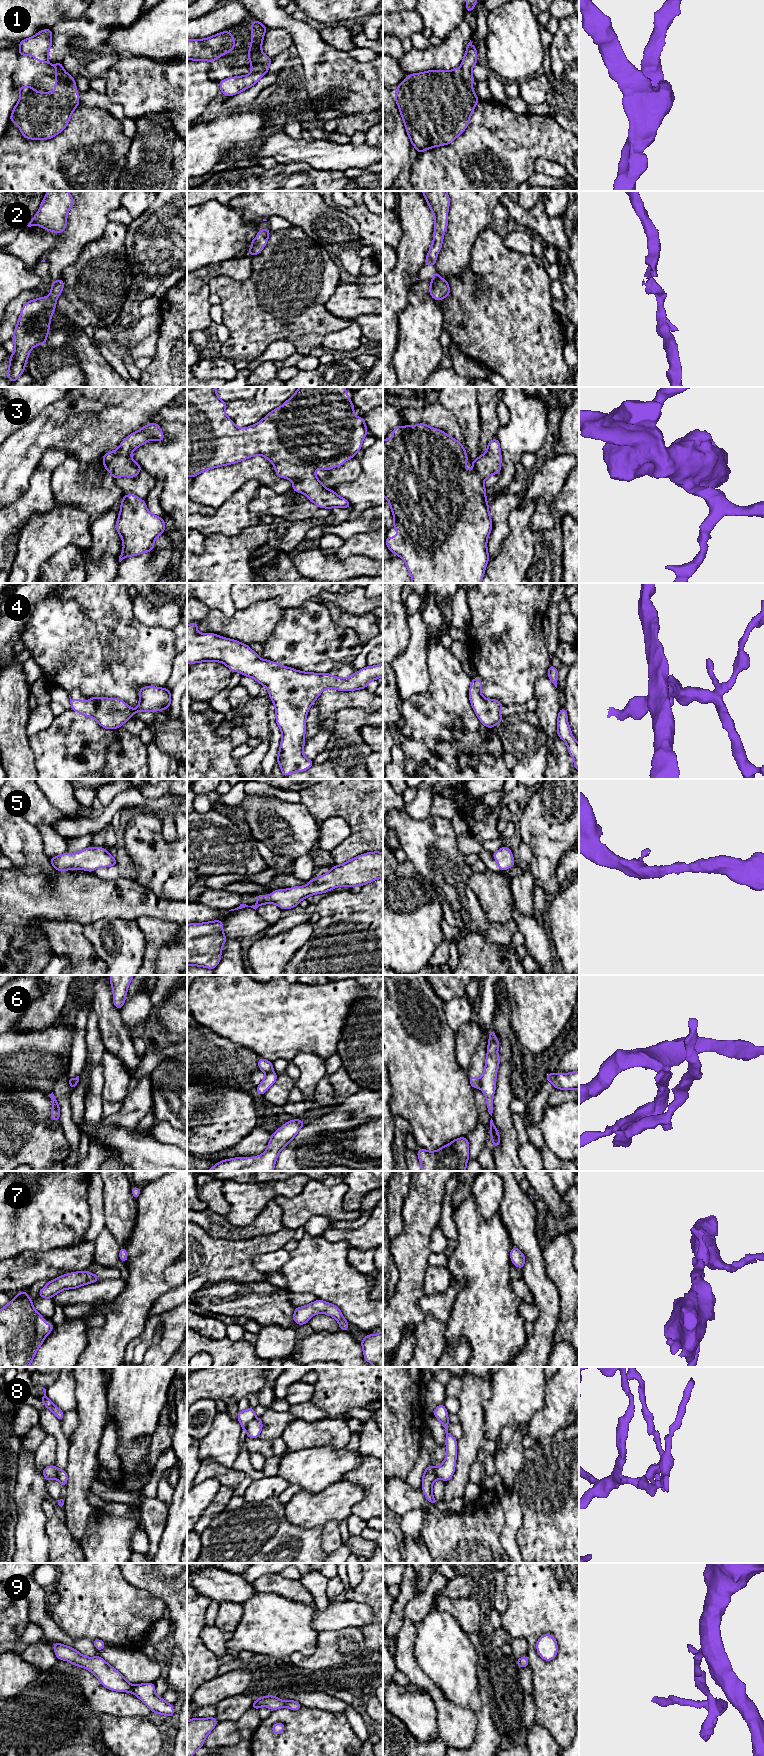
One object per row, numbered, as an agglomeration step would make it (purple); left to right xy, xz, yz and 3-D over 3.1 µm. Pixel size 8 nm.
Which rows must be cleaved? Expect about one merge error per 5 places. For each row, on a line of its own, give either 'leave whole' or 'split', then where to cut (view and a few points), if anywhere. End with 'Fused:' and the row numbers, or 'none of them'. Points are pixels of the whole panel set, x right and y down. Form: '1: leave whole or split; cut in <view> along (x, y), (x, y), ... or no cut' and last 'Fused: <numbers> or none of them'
1: leave whole; no cut
2: leave whole; no cut
3: leave whole; no cut
4: leave whole; no cut
5: leave whole; no cut
6: split; cut in yz along (479, 1080), (480, 1087)
7: leave whole; no cut
8: split; cut in xz along (255, 1417), (247, 1424), (244, 1430)
9: leave whole; no cut
Fused: 6, 8

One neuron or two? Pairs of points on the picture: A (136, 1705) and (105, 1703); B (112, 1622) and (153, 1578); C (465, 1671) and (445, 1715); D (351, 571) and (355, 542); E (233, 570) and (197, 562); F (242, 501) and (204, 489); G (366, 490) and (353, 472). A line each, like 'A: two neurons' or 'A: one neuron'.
A: one neuron
B: two neurons
C: two neurons
D: two neurons
E: one neuron
F: two neurons
G: two neurons

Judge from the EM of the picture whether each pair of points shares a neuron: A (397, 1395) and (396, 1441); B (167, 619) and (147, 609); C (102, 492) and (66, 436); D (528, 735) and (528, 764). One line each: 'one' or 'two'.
A: one
B: one
C: two
D: one

